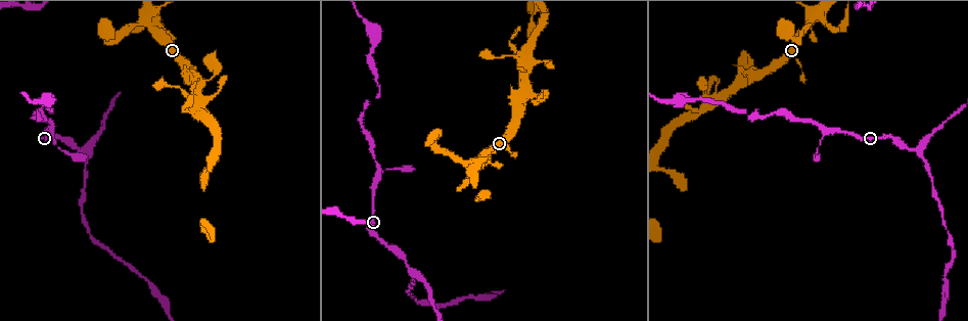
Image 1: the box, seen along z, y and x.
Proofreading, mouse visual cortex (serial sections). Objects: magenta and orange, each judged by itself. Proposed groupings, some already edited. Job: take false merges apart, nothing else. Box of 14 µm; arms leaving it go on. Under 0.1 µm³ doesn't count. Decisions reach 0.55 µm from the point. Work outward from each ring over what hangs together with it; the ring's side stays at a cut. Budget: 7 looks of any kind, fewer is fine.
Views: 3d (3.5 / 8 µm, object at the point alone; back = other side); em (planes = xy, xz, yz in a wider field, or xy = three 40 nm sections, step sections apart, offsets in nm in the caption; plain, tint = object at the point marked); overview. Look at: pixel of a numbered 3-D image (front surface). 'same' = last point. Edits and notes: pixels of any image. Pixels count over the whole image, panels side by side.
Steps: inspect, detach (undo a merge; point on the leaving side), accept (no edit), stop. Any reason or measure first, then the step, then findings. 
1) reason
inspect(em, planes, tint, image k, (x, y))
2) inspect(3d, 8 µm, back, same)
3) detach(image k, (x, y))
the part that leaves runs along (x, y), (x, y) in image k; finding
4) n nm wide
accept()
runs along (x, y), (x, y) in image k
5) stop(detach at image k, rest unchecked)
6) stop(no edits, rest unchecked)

arms part here
inspect(em, xy, step 1, tint, image 1, (376, 179))

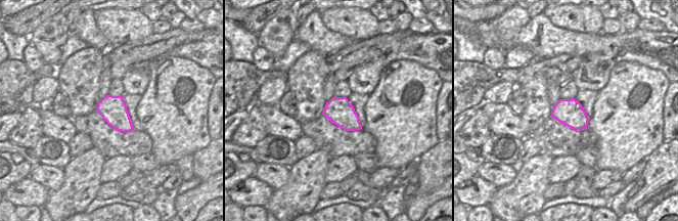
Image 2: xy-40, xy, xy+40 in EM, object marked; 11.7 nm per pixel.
see where the arms go
inspect(3d, 3.5 µm, same)

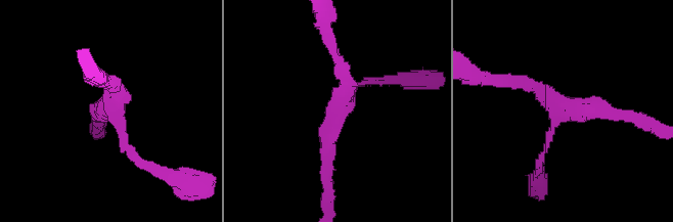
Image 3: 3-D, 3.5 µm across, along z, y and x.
accept()
runs along (628, 115), (510, 83) in image 3; all the same cell

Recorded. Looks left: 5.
looks like a crossing
inspect(3d, 3.5 µm, image 1, (807, 20))

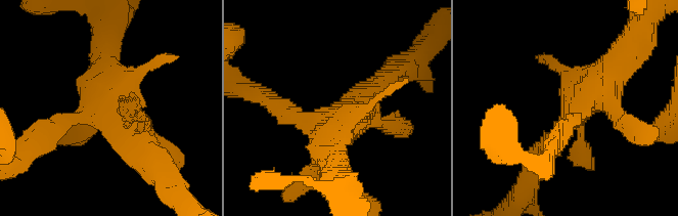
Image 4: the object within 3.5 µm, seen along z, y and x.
shape alone is not enough
inspect(em, xy, step 1, tint, image 4, (107, 117))

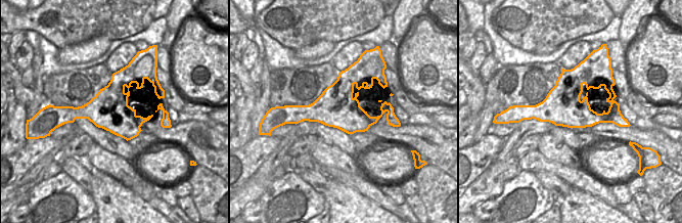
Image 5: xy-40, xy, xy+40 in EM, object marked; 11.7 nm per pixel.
accept()
runs along (146, 165), (105, 118), (42, 137) in image 4; one cell here

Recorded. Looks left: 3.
three arms meet
inspect(3d, 3.5 µm, image 1, (196, 103))

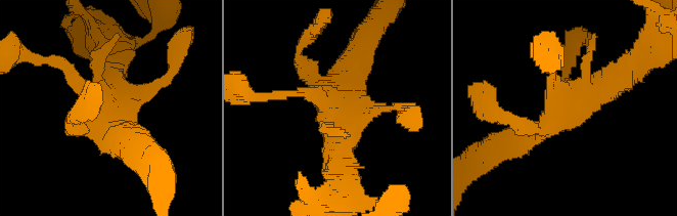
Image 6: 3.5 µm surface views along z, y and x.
inspect(em, xy, step 3, tint, image 6, (105, 105))

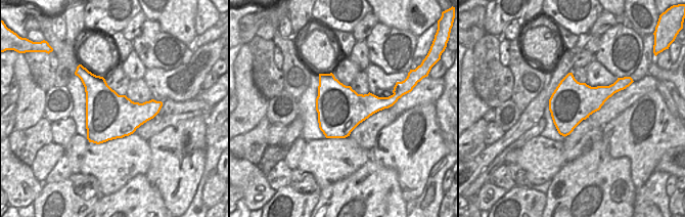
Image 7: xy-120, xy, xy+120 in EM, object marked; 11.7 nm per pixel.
accept()
runs along (623, 73), (515, 135) in image 6; all the same cell

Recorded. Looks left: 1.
stop(no edits, rest unchecked)

